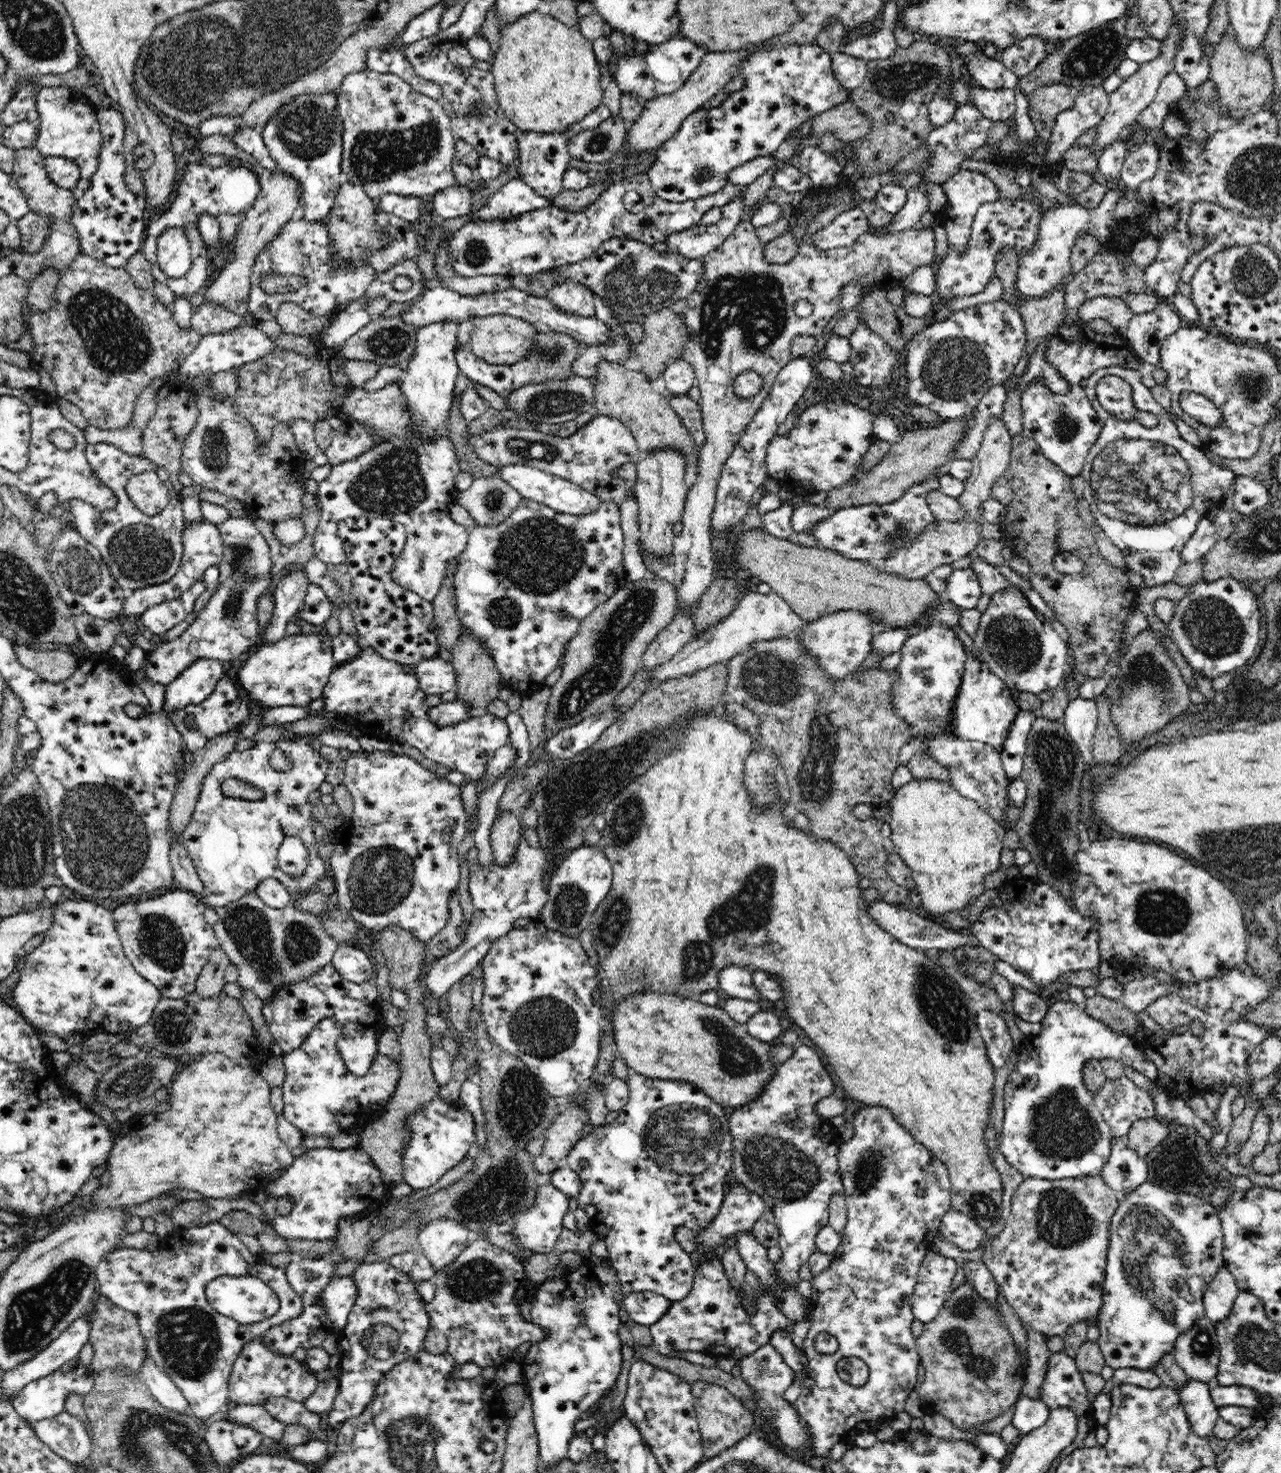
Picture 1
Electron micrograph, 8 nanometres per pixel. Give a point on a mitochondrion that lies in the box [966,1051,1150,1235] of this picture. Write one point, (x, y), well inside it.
(1060, 1127)

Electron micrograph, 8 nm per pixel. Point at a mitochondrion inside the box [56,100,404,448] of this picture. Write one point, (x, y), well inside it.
(116, 342)

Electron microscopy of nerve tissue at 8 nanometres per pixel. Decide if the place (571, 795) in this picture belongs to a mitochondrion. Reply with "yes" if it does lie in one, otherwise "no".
yes

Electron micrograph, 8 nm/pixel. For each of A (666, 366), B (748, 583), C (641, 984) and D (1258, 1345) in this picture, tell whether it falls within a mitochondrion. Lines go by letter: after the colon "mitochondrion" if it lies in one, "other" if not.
A: other
B: other
C: other
D: mitochondrion

